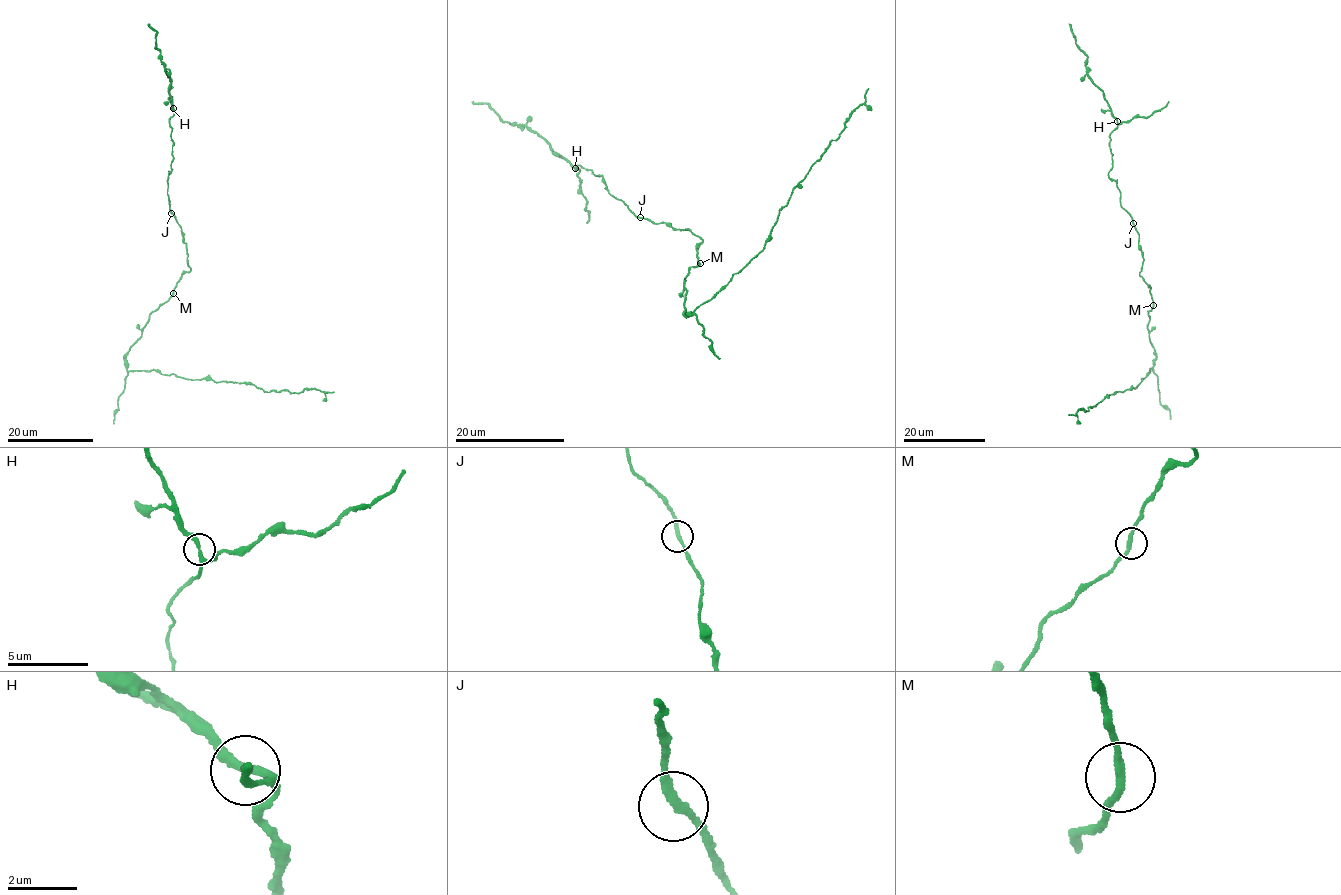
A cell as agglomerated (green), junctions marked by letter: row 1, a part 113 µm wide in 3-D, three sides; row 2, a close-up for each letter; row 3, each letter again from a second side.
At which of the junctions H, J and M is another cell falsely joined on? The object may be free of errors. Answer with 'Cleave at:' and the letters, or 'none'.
Cleave at: none

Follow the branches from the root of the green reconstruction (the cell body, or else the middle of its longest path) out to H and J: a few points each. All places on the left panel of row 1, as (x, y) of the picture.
H: (177, 283), (190, 268), (182, 229), (170, 209), (167, 194), (173, 157), (169, 122), (172, 108)
J: (177, 283), (190, 268), (181, 226), (171, 213)

